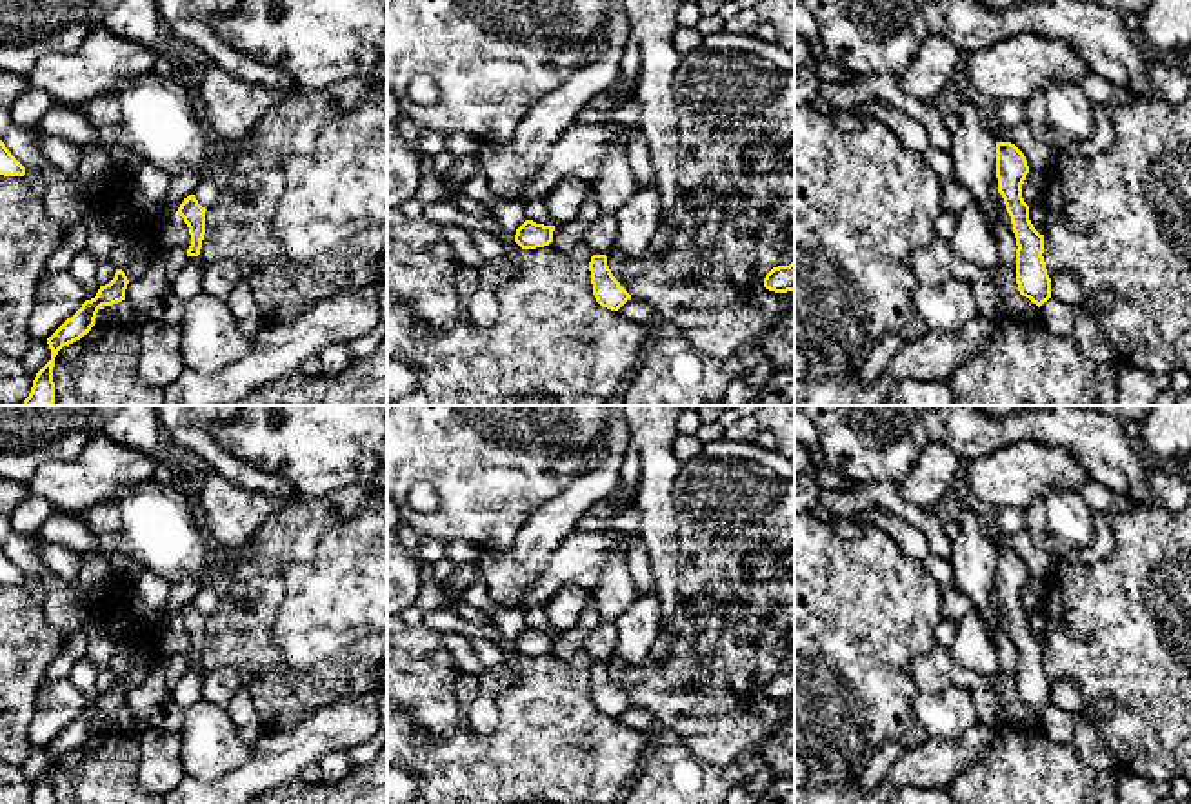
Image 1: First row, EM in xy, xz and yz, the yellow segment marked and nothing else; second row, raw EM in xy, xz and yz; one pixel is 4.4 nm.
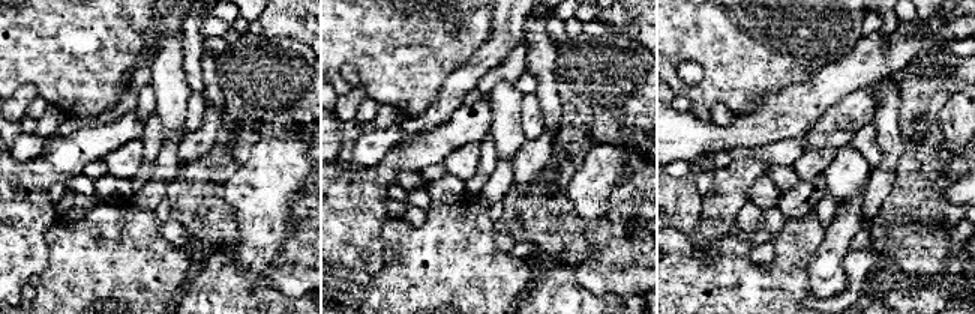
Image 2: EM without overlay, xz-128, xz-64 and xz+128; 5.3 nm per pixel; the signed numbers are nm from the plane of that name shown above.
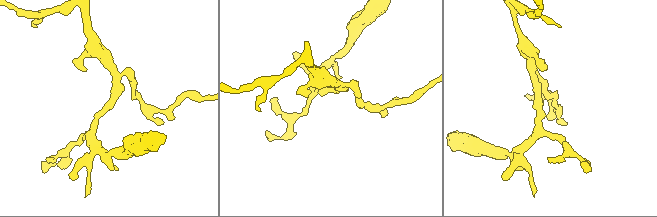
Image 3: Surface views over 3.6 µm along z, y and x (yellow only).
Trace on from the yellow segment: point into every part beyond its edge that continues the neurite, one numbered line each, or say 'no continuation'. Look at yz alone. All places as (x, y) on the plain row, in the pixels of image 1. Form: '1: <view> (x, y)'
no continuation

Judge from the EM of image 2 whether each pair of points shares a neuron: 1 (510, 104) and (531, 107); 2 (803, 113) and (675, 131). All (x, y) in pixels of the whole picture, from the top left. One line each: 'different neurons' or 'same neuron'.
1: different neurons
2: same neuron

